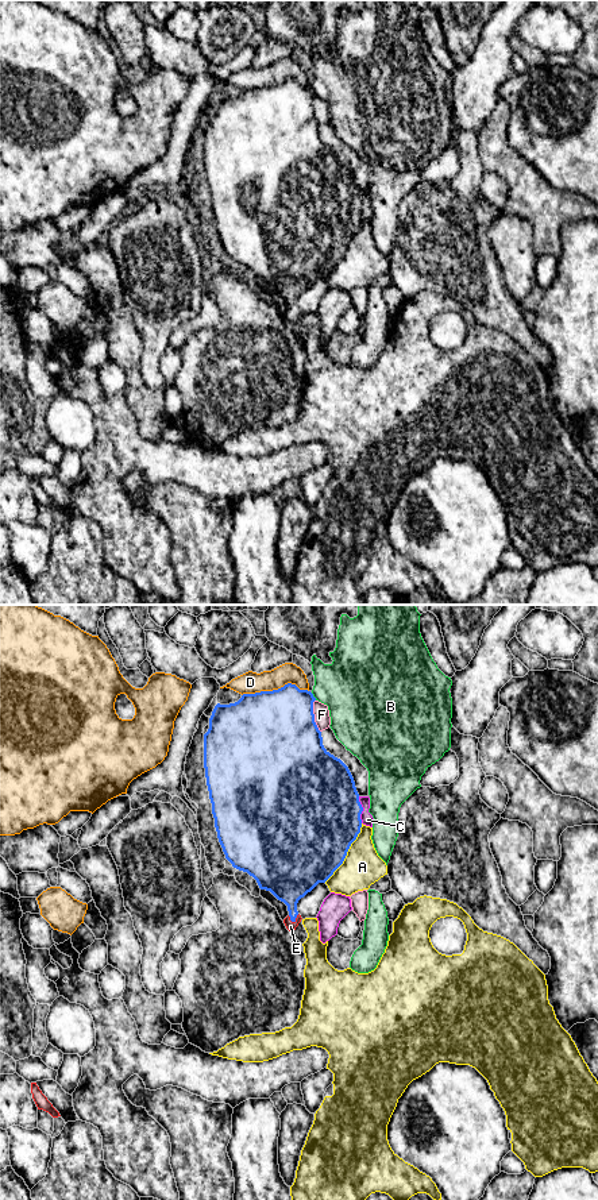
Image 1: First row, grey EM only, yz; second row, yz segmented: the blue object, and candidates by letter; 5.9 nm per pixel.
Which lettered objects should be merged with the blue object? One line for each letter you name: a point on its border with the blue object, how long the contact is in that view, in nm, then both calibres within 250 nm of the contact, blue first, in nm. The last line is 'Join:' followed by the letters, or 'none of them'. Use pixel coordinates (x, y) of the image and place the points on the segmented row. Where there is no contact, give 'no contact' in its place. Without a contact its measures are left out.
E: contact yz (293, 921); length 70 nm; calibres 260 and 60 nm
Join: E

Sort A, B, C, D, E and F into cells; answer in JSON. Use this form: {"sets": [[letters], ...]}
{"sets": [["A"], ["B"], ["C"], ["D"], ["E"], ["F"]]}

